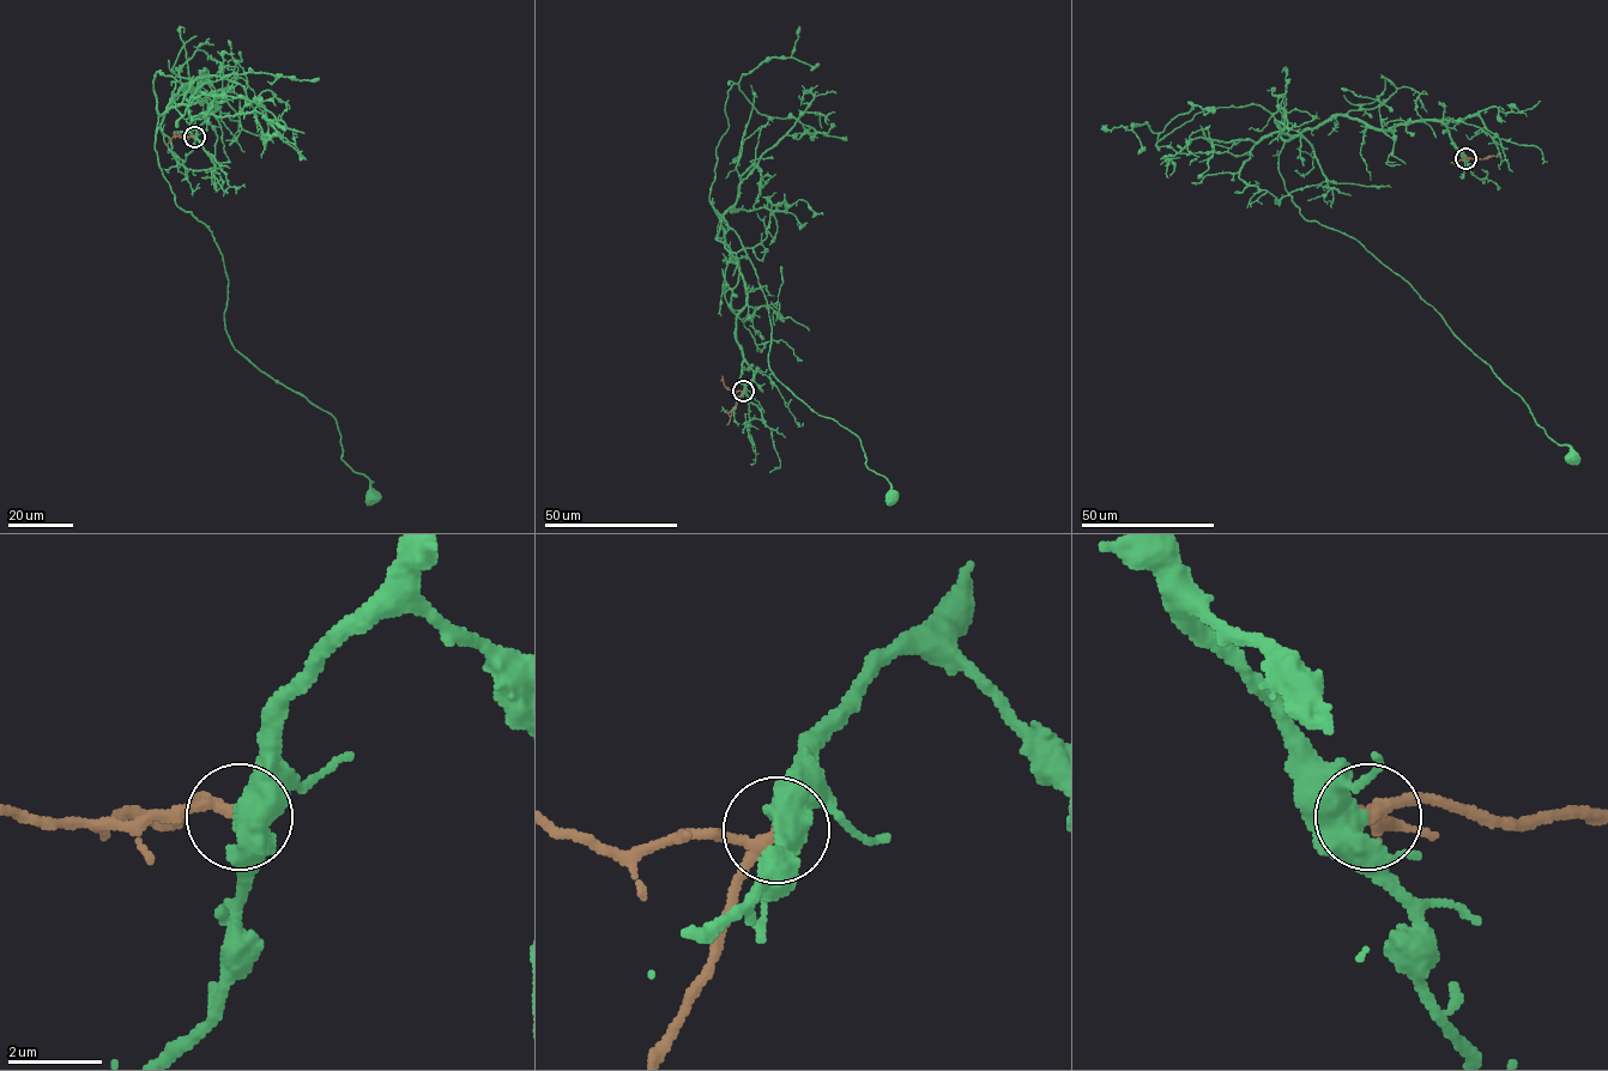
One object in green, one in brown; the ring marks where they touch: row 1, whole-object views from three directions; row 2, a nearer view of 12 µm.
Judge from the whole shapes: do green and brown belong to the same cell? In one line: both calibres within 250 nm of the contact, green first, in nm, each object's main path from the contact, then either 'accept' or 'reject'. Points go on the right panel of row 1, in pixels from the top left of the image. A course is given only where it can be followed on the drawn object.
480/200 nm | green via (1464, 158), (1442, 122), (1382, 131), (1335, 115), (1292, 135), (1279, 170), (1303, 217), (1402, 277), (1572, 458) | brown via (1466, 158), (1499, 156) | accept

